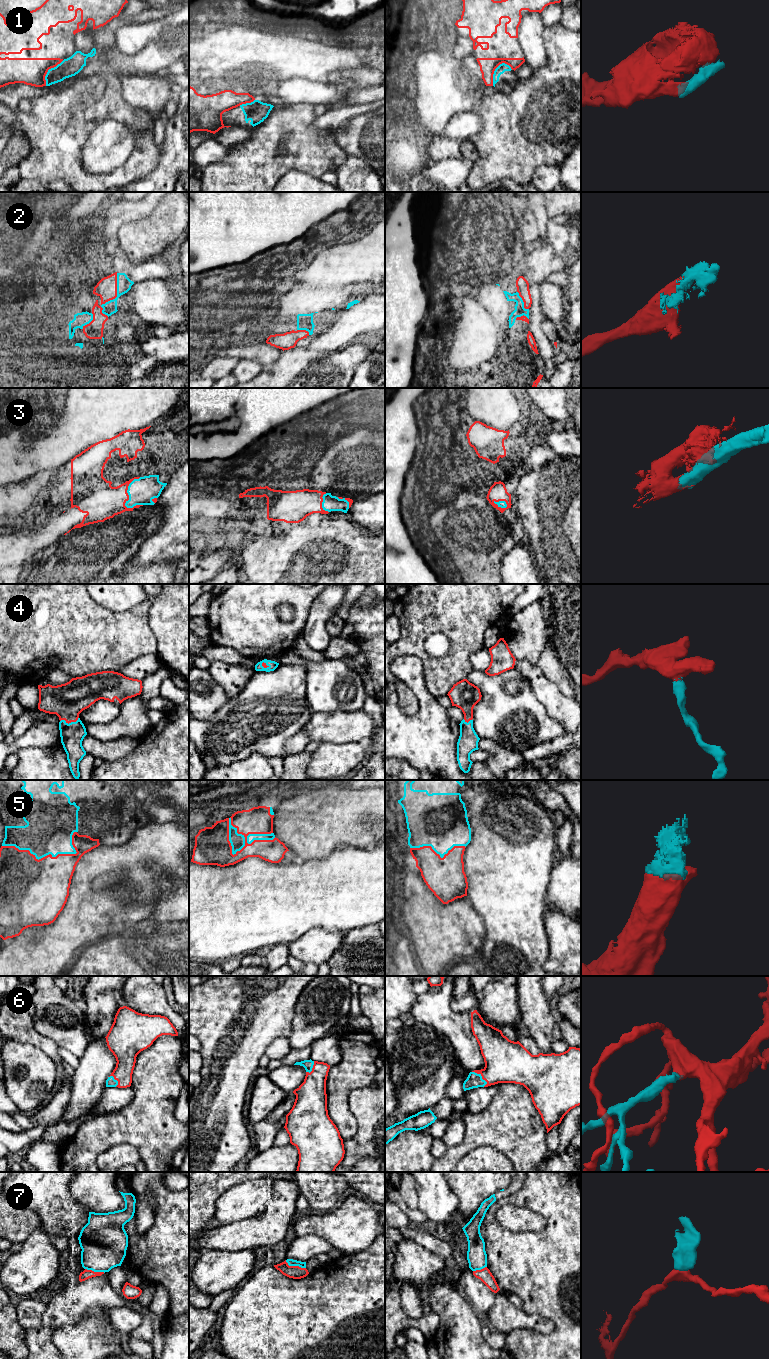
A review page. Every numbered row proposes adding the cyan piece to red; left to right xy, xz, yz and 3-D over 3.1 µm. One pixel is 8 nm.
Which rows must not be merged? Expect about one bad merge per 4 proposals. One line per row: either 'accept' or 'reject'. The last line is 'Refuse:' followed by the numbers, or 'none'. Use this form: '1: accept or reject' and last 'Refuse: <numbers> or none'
1: reject
2: accept
3: accept
4: accept
5: accept
6: accept
7: reject
Refuse: 1, 7

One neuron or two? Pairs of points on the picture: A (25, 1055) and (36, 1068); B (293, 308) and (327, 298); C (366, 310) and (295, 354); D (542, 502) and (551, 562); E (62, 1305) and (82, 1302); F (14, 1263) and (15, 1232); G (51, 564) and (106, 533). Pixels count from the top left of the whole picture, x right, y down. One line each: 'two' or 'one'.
A: one
B: one
C: one
D: one
E: one
F: two
G: one

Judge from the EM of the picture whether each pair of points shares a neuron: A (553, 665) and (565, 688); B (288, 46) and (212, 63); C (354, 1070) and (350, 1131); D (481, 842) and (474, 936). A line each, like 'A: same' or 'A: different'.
A: same
B: same
C: same
D: different

